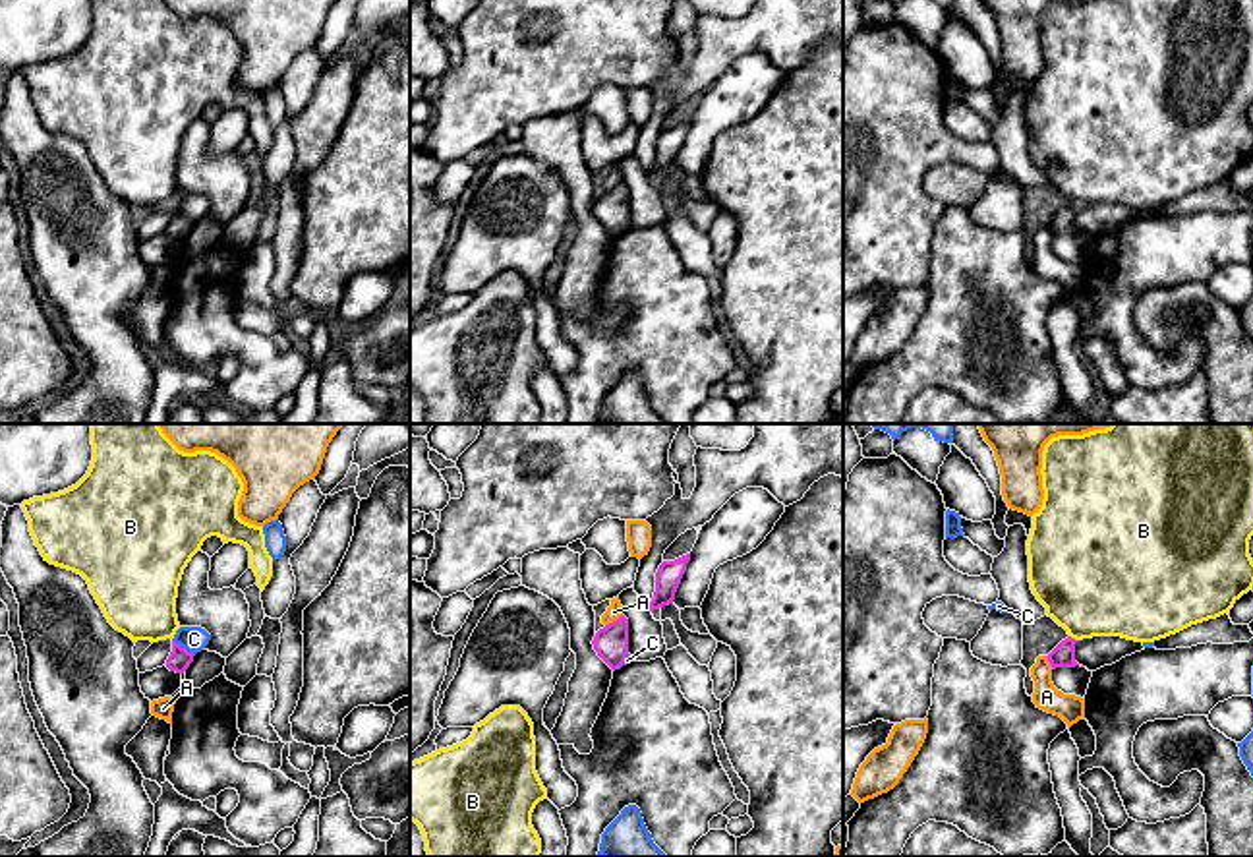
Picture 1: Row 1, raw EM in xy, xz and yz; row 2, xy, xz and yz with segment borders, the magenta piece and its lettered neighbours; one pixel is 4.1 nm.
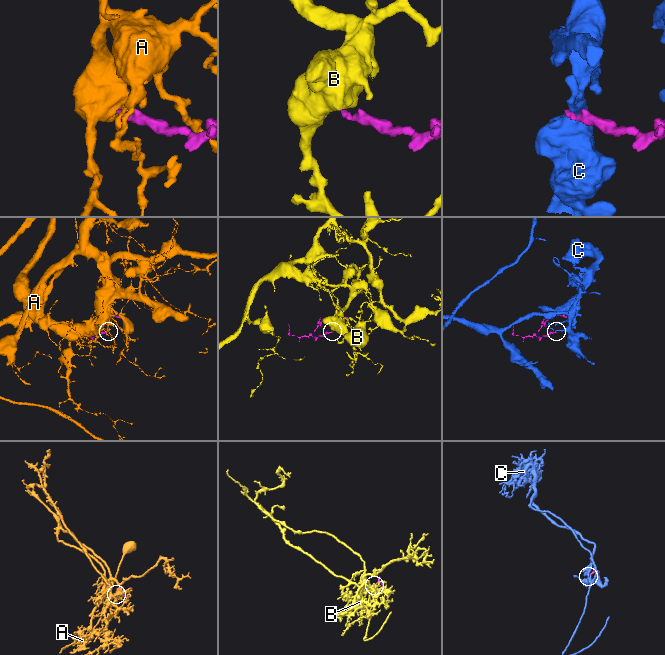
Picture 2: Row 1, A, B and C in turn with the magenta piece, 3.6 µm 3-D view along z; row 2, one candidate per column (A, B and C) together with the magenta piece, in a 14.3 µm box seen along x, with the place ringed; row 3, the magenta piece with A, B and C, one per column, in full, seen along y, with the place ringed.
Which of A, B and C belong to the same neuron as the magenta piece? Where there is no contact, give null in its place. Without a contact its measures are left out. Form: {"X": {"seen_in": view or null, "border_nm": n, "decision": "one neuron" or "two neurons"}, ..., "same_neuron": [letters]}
{"A": {"seen_in": "xz", "border_nm": 90, "decision": "two neurons"}, "B": {"seen_in": "yz", "border_nm": 40, "decision": "two neurons"}, "C": {"seen_in": "xy", "border_nm": 120, "decision": "two neurons"}, "same_neuron": []}

